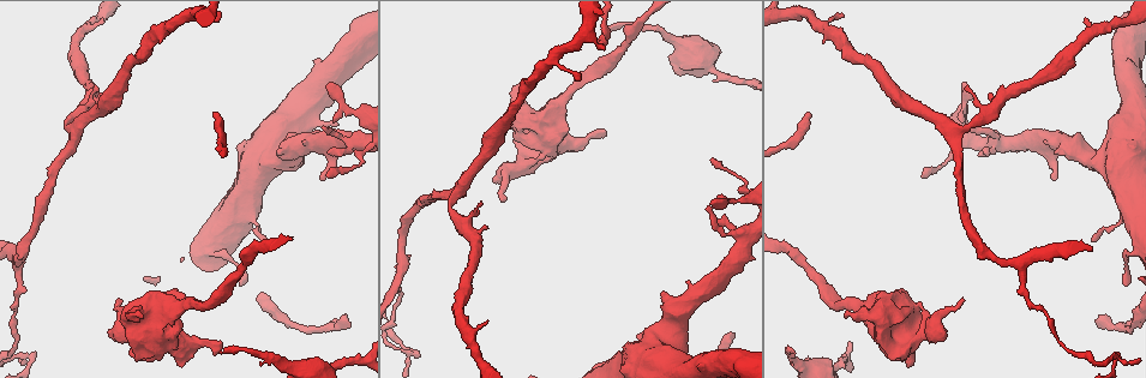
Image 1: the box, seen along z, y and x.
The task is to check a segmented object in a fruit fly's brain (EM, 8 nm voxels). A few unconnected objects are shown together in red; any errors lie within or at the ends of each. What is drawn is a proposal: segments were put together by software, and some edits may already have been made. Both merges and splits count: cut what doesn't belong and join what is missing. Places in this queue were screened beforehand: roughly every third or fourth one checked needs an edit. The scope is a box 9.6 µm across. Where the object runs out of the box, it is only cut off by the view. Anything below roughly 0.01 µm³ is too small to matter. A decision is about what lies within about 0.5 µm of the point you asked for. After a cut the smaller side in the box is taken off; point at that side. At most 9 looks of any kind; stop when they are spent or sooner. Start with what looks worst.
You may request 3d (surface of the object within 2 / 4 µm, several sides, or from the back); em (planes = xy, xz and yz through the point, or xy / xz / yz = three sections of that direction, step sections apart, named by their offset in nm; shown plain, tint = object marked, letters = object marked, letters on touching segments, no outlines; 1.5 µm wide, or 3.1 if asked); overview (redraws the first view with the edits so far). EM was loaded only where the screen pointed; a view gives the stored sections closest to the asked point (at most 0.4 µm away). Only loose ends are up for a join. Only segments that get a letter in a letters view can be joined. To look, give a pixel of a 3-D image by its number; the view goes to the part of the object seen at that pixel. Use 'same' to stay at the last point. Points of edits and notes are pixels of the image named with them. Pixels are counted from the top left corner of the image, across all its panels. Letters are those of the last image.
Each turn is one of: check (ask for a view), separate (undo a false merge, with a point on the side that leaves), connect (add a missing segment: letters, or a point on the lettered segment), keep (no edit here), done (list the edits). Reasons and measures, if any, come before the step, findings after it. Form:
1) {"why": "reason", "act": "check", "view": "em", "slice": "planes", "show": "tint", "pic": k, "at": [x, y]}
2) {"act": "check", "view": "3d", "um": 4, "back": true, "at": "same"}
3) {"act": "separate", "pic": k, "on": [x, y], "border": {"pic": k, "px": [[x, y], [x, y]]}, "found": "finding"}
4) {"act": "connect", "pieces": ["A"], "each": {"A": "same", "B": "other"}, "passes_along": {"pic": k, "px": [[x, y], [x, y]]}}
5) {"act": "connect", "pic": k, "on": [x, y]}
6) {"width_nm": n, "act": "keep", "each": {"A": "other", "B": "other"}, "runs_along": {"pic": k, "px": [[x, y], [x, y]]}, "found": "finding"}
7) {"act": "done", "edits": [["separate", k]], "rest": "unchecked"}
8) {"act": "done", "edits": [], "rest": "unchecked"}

{"why": "an open end", "act": "check", "view": "3d", "um": 4, "pic": 1, "at": [222, 353]}

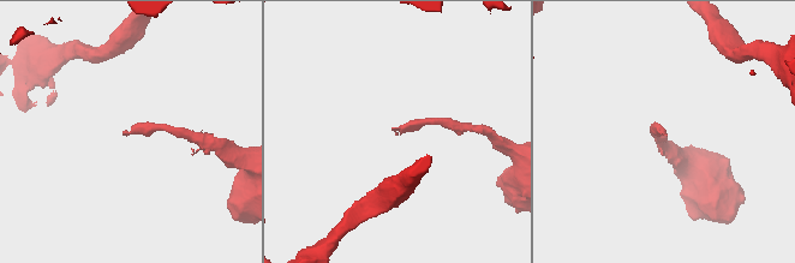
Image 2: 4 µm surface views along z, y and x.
{"act": "check", "view": "em", "slice": "xy", "step": 8, "show": "tint", "pic": 2, "at": [392, 130]}

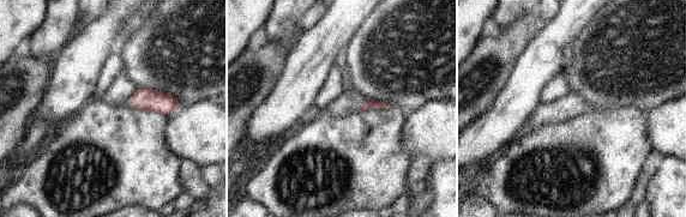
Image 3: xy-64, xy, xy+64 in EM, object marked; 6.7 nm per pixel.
{"act": "check", "view": "em", "slice": "planes", "show": "letters", "at": "same"}

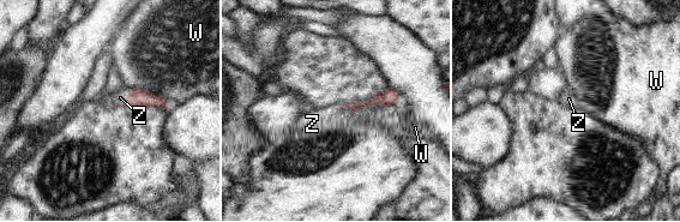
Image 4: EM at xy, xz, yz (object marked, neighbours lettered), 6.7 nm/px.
{"longest_contact_nm": ["W", 320], "act": "connect", "pieces": ["Z"], "each": {"W": "other", "Z": "same"}, "found": "it goes on there"}

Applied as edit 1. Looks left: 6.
{"why": "free end", "act": "check", "view": "em", "slice": "planes", "show": "letters", "pic": 1, "at": [338, 125]}

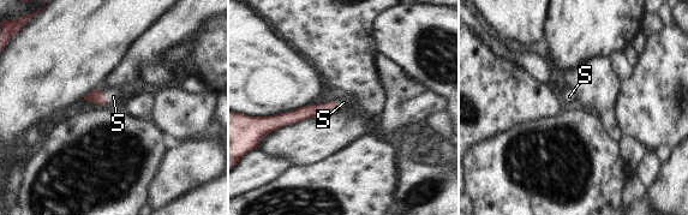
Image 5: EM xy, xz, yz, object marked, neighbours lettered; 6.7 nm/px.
{"act": "connect", "pieces": ["S"], "each": {"S": "same"}, "passes_along": {"pic": 5, "px": [[97, 96], [106, 97], [113, 96]]}, "found": "the cell continues"}

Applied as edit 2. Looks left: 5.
{"why": "redraw", "act": "check", "view": "overview"}

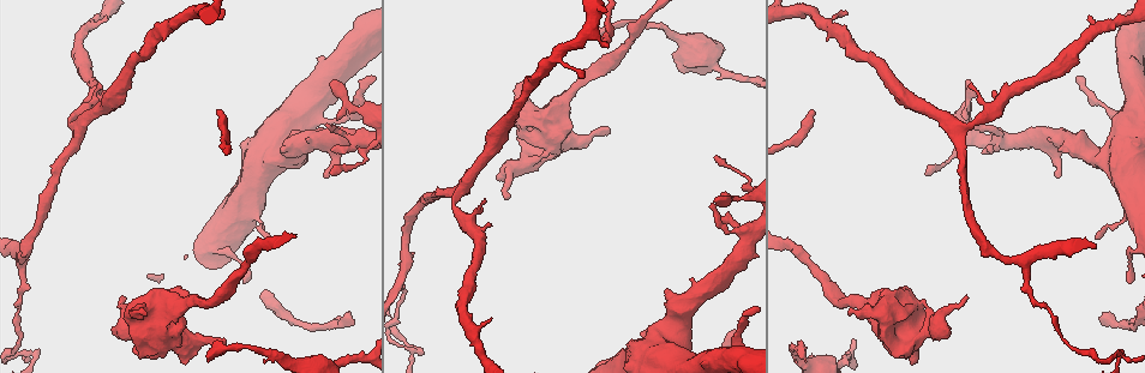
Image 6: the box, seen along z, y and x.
{"why": "an open end", "act": "check", "view": "3d", "um": 2, "pic": 6, "at": [144, 316]}

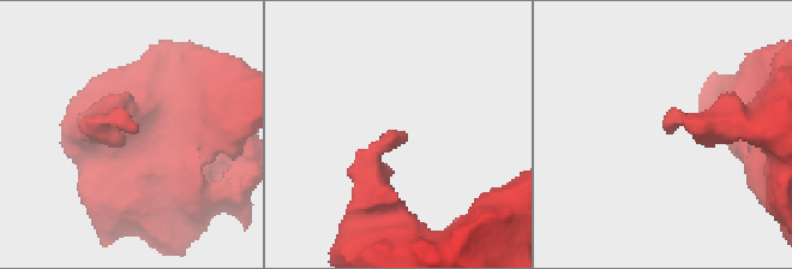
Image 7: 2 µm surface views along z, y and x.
{"why": "shape alone is not enough", "act": "check", "view": "em", "slice": "planes", "show": "plain", "pic": 7, "at": [669, 132]}

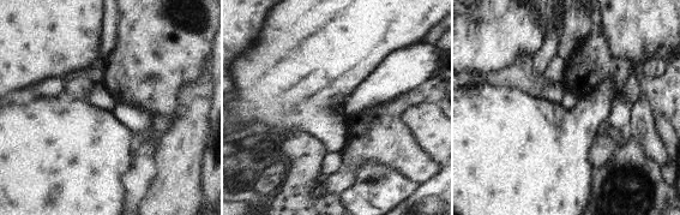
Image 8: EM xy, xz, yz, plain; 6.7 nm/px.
{"act": "check", "view": "em", "slice": "planes", "show": "letters", "at": "same"}

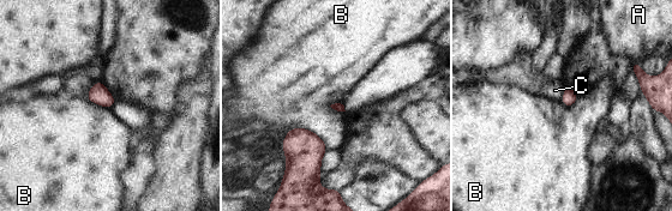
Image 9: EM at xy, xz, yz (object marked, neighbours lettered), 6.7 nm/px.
{"act": "keep", "each": {"A": "other", "B": "other", "C": "other"}, "border": {"pic": 9, "px": [[288, 130], [311, 130], [328, 150]]}, "found": "no lettered segment goes on from it"}

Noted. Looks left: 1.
{"act": "done", "edits": [["connect", 4], ["connect", 5]], "rest": "unchecked"}

